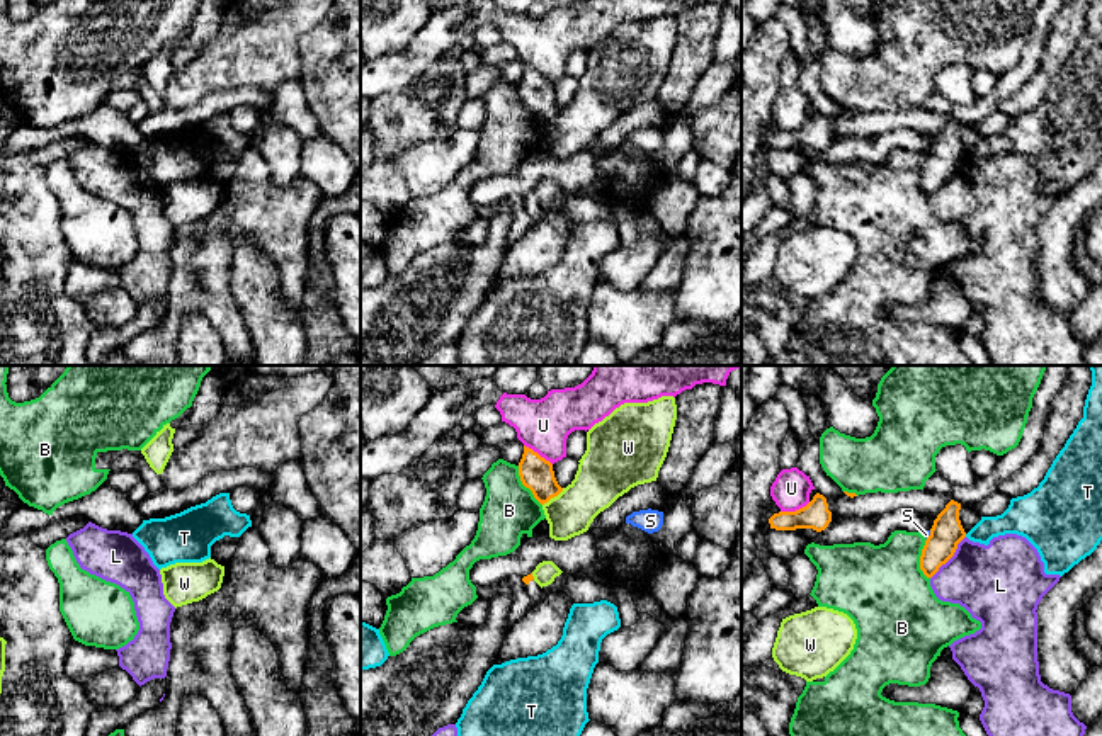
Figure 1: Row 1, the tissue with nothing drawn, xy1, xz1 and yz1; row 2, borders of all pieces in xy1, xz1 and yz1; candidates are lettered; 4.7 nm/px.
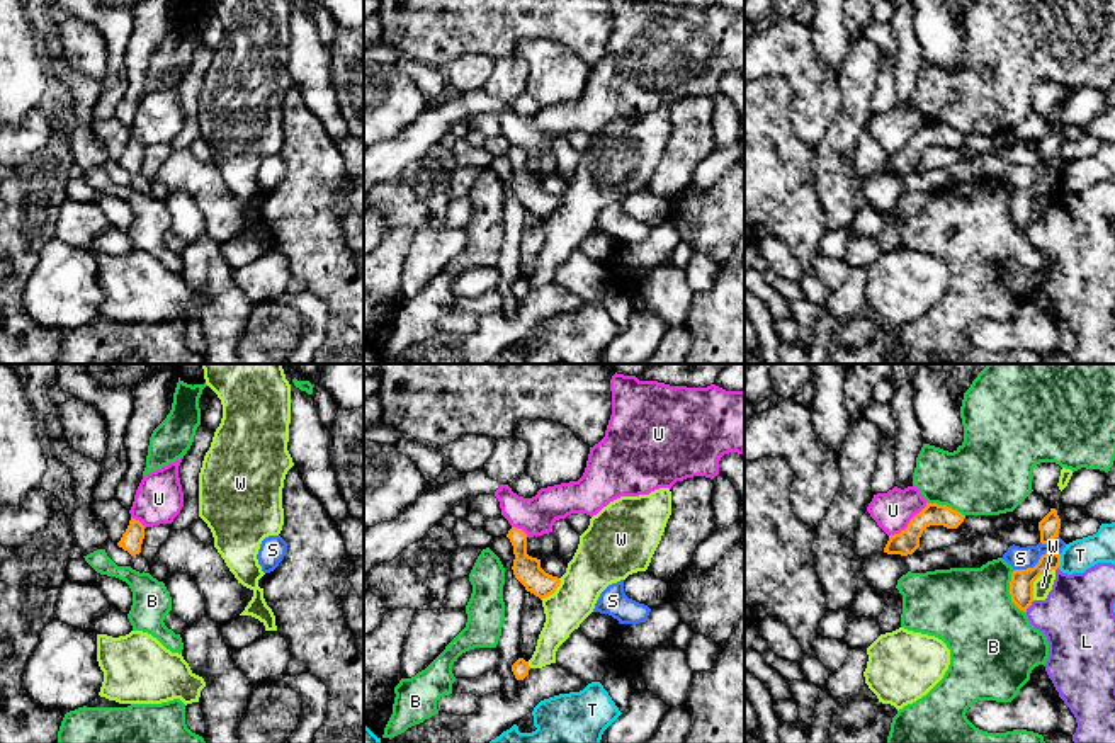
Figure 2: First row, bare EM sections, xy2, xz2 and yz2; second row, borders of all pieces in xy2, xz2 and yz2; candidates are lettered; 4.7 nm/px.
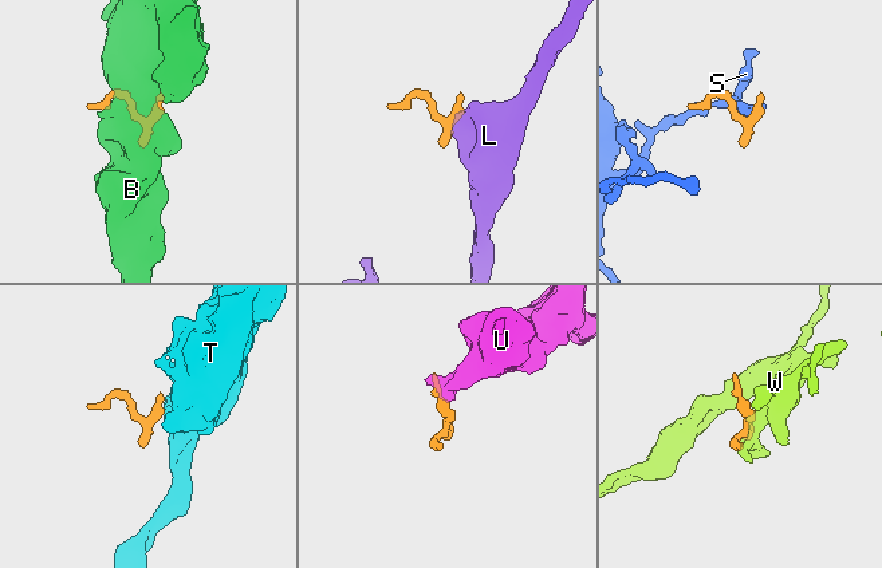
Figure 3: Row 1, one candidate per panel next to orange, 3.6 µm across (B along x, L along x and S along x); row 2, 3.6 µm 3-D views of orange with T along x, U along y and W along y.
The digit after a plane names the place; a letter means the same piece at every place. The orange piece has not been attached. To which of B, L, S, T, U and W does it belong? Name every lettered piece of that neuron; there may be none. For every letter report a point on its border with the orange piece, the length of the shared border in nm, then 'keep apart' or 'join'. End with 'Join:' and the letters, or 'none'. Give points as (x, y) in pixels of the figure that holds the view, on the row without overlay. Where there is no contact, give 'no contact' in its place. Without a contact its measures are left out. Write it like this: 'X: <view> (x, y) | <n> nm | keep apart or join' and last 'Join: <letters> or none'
B: yz2 (1010, 211) | 220 nm | keep apart
L: yz1 (949, 177) | 260 nm | keep apart
S: yz2 (1039, 181) | 240 nm | keep apart
T: yz2 (1059, 181) | 70 nm | keep apart
U: yz2 (908, 143) | 240 nm | keep apart
W: yz2 (1035, 198) | 190 nm | keep apart
Join: none

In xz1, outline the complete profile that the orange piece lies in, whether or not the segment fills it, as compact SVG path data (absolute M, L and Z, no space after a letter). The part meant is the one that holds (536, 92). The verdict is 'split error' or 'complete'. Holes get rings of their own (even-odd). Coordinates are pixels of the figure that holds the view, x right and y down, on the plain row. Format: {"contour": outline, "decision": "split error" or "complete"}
{"contour": "M525 65L519 82L519 95L541 124L563 110L554 97L553 83Z", "decision": "complete"}

